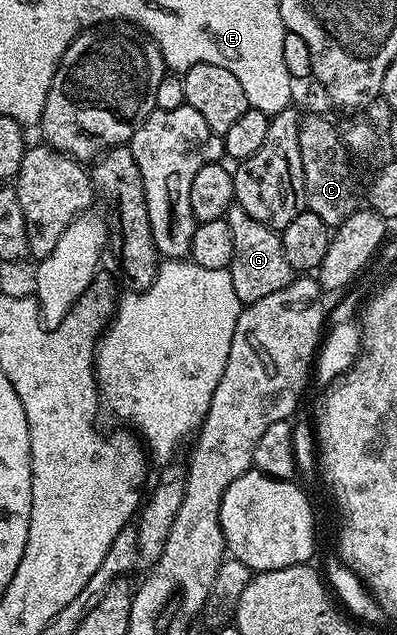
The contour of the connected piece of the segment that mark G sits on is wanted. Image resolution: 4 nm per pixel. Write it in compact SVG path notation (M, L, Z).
M239 207L229 209L228 222L231 226L231 239L235 242L233 261L228 269L231 283L235 286L235 294L242 305L259 302L259 298L267 298L267 294L275 294L275 290L283 290L283 286L295 279L291 262L283 258L283 246L280 235L274 229L263 226L263 222L255 222L247 210Z

